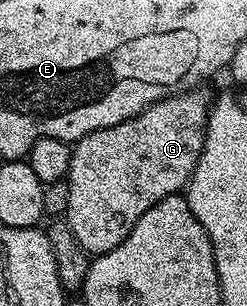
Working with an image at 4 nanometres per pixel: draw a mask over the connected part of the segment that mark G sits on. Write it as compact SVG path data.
M202 89L180 91L152 104L120 125L88 133L73 144L70 173L65 180L68 185L68 209L64 219L86 252L95 256L116 249L116 245L129 237L136 221L140 221L152 205L164 201L164 197L179 194L189 184L204 149L206 121L210 117L211 106L211 96L206 96Z

